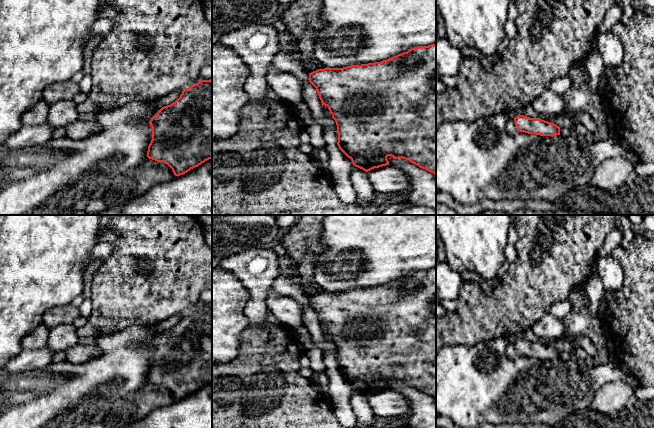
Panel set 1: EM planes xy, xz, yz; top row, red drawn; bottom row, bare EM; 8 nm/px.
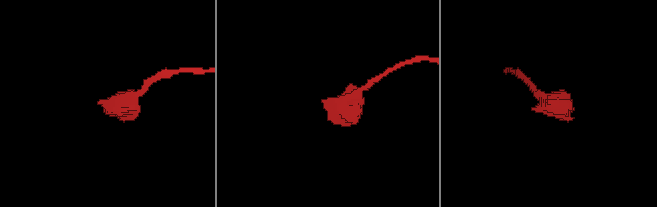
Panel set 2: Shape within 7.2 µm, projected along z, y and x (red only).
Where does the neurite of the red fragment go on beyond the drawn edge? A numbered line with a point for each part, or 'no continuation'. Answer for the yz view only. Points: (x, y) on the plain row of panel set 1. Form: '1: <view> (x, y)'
1: yz (511, 352)

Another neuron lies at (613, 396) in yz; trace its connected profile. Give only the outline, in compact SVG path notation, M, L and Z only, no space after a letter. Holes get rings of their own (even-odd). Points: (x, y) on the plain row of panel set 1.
M625 382L605 383L595 393L590 407L602 414L617 412L626 407L632 396L635 396L635 391Z

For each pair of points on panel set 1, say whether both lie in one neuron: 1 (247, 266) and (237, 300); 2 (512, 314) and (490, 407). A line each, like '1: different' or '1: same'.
1: different
2: different

